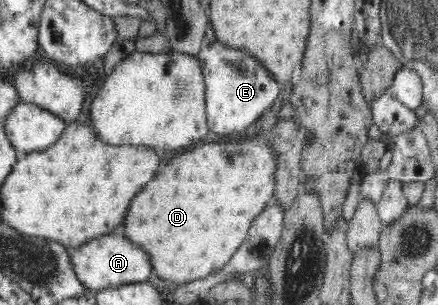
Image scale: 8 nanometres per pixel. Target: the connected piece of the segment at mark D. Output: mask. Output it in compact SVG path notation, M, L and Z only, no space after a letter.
M249 136L249 138L243 138L241 142L219 142L219 144L203 144L194 147L192 150L172 158L168 163L161 163L155 178L144 186L145 190L141 190L141 194L137 194L137 198L133 198L133 210L127 212L129 220L125 220L120 228L131 241L136 242L150 256L153 272L173 286L208 277L210 274L221 270L230 261L233 254L237 253L241 247L241 242L245 240L249 228L252 226L253 220L263 212L265 206L268 206L269 200L275 196L276 173L275 151L271 149L265 136Z

